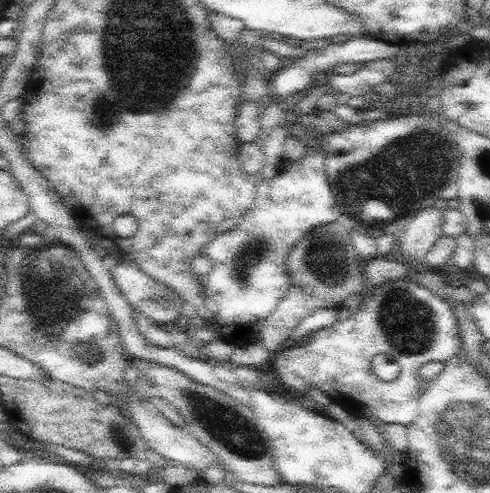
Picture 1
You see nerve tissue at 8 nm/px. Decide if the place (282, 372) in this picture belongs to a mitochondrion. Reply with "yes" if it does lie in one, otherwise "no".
no

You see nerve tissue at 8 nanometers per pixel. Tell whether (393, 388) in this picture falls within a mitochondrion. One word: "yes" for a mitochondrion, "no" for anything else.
no

